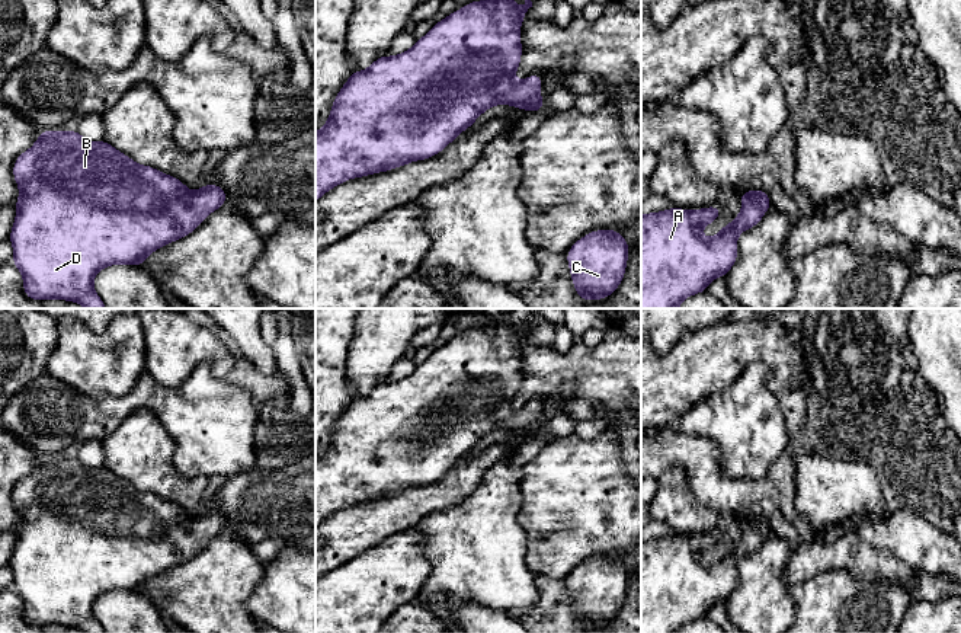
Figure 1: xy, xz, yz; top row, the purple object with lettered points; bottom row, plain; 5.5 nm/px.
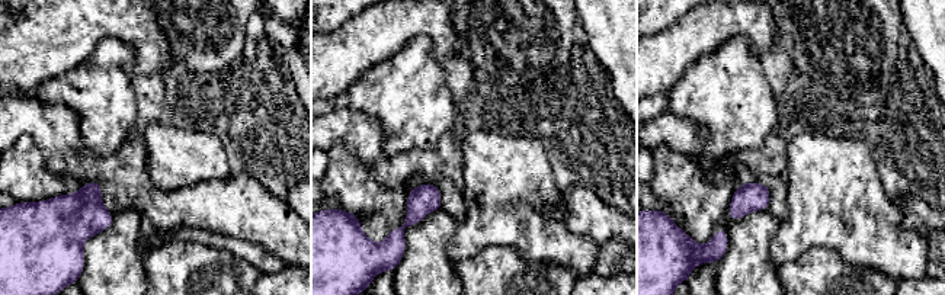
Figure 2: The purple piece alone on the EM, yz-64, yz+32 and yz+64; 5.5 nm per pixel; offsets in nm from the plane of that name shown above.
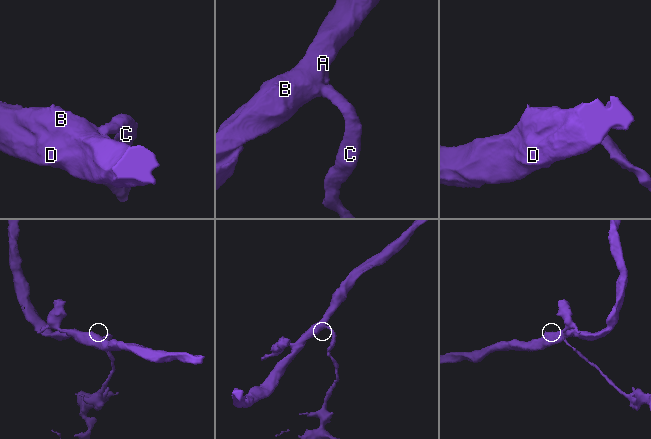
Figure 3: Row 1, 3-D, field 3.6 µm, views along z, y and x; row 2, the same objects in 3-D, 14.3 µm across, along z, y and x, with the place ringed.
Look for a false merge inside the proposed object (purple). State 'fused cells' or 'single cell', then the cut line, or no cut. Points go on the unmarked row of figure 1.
single cell; cut none

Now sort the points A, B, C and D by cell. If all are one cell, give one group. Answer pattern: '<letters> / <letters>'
A B C D

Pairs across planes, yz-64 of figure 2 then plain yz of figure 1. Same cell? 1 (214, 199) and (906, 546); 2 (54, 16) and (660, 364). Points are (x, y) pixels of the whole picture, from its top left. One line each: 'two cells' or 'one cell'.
1: one cell
2: one cell

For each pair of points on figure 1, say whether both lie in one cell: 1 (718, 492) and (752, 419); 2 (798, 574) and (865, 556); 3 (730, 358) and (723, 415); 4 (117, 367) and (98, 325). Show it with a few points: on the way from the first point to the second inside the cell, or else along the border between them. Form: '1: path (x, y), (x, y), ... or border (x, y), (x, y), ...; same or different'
1: border (716, 443), (721, 450), (724, 475), (759, 480); different
2: path (814, 558), (819, 555), (849, 555); same
3: border (755, 363), (750, 363), (726, 387), (698, 400); different
4: border (82, 323), (95, 332), (102, 332), (109, 325); different

